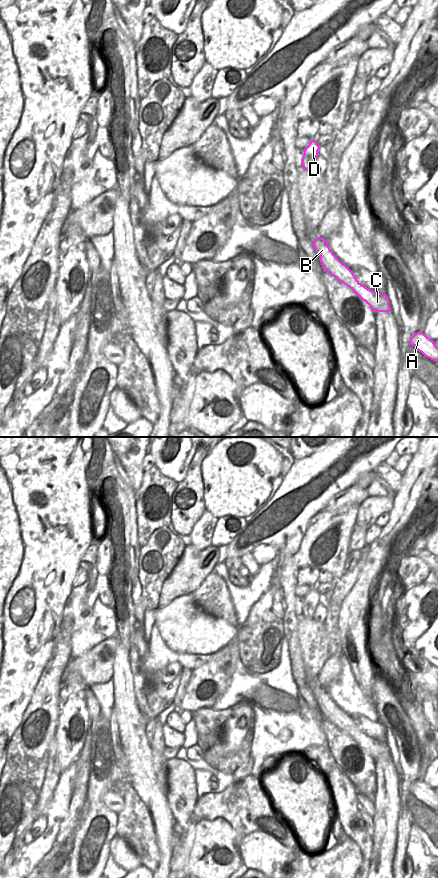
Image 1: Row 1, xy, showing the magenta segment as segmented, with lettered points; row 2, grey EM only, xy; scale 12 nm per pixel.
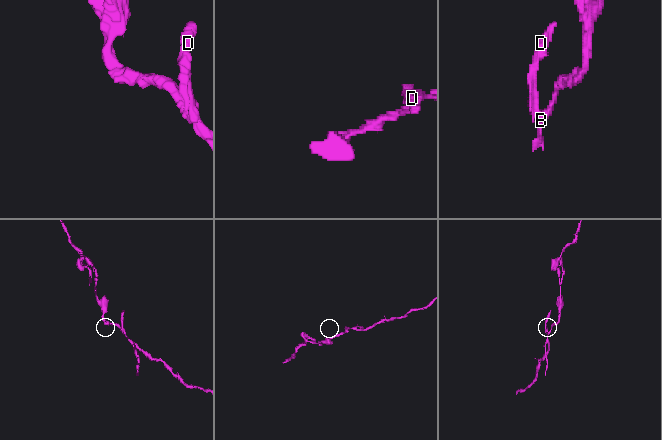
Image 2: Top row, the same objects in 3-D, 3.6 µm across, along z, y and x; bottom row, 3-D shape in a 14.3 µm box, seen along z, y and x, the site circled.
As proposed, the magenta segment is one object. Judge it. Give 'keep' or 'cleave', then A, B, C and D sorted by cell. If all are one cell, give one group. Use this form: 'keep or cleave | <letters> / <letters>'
cleave | A B C / D

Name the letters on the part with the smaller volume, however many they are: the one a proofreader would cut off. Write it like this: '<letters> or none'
D

